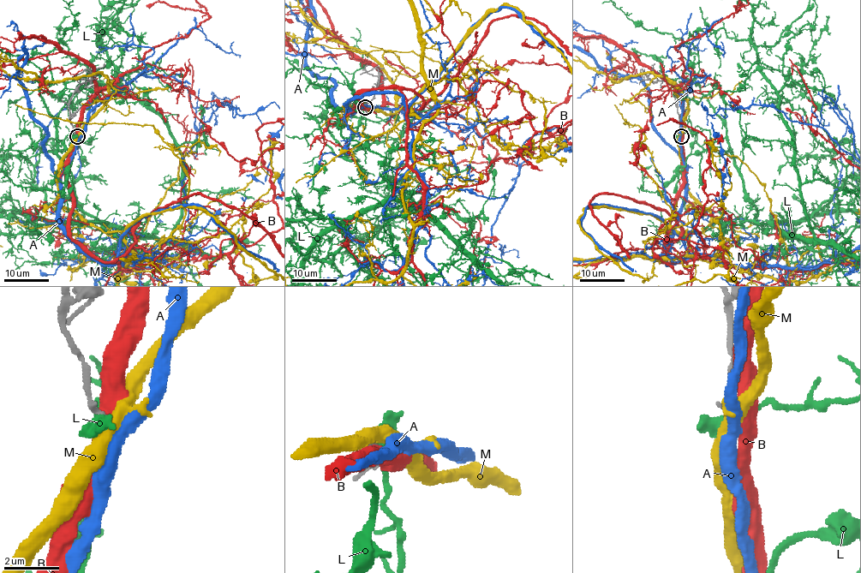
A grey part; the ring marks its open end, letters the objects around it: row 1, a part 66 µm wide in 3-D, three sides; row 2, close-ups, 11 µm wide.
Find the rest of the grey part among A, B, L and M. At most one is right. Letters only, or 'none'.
A

